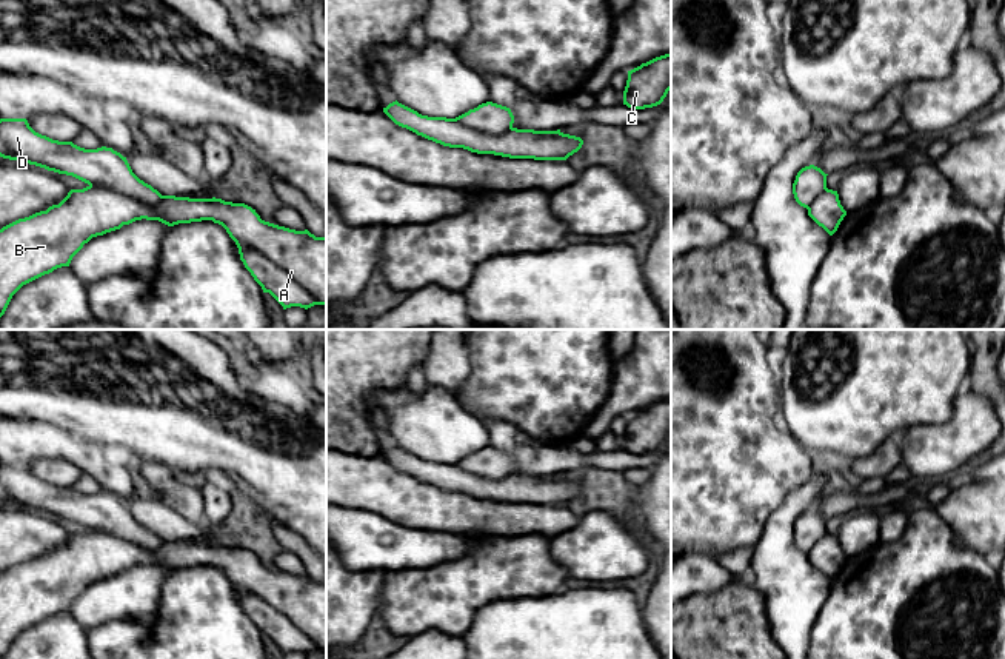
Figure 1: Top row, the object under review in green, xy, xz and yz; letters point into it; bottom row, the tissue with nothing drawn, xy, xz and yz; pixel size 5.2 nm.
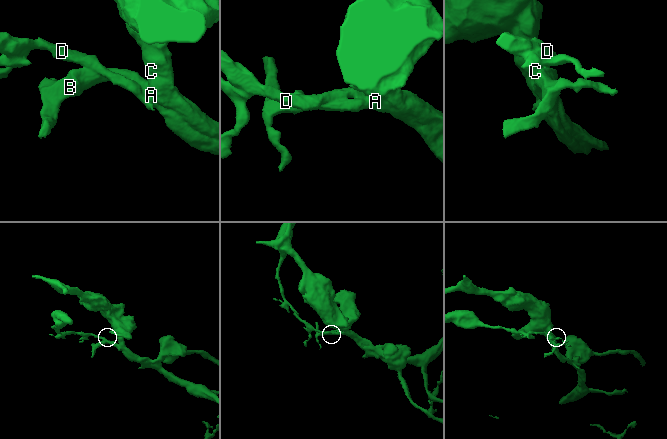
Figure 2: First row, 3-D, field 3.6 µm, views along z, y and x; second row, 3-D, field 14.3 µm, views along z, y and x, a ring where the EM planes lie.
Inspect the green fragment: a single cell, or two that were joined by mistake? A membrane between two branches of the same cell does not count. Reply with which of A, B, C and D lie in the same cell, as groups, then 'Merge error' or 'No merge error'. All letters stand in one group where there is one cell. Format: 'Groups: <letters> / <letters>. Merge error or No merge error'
Groups: A B C / D. Merge error

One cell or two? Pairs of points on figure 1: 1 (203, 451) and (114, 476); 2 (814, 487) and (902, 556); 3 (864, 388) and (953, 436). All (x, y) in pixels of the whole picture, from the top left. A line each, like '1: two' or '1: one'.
1: two
2: two
3: two

